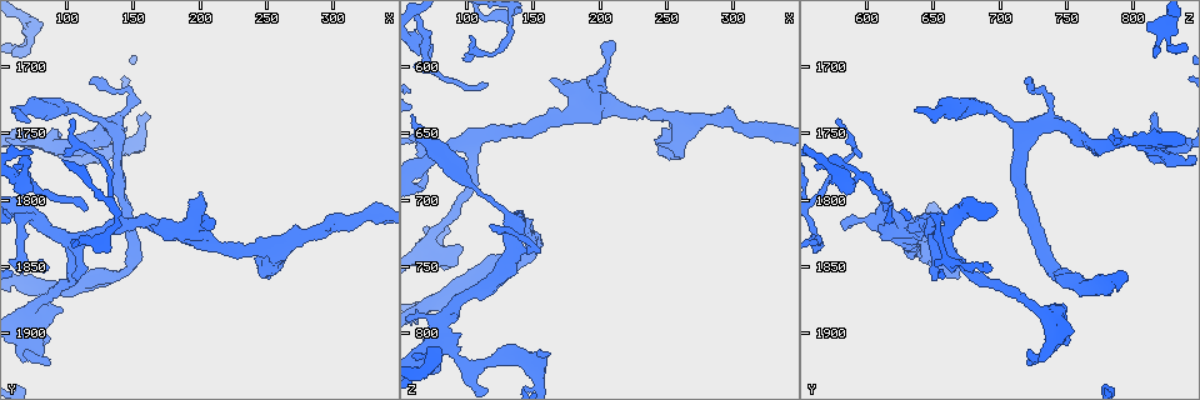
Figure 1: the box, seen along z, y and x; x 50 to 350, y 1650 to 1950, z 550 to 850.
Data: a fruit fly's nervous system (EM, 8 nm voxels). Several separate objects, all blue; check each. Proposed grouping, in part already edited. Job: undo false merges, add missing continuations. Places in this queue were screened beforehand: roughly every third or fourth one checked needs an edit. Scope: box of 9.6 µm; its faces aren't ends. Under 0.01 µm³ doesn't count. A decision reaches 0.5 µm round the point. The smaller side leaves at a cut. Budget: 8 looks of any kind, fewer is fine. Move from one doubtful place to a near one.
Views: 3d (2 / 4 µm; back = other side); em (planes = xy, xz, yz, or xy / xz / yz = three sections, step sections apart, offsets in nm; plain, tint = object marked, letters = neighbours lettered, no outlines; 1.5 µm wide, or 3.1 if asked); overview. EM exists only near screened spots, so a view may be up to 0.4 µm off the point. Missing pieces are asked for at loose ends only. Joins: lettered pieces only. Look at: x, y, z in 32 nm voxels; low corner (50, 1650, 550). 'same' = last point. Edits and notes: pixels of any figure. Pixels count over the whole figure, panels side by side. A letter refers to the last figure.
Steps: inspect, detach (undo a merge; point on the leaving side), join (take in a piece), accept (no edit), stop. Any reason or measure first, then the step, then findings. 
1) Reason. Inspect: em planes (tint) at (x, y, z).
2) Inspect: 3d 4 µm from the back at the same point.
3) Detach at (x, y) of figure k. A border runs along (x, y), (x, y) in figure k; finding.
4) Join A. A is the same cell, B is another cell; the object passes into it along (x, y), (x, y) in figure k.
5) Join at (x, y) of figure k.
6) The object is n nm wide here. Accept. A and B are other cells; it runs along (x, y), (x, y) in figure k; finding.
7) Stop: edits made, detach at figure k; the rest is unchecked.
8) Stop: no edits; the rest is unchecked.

Branch point. Inspect: em yz step 8 (tint) at (80, 1756, 794).

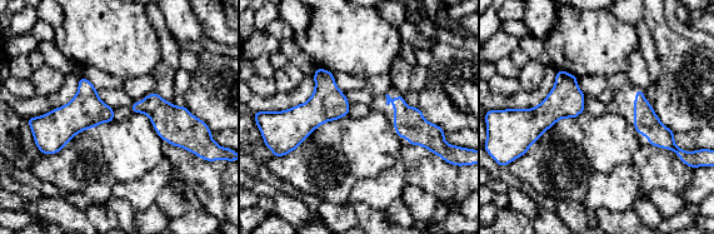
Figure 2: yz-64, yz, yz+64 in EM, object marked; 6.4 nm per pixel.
Inspect: em yz step 8 (letters) at the same point.

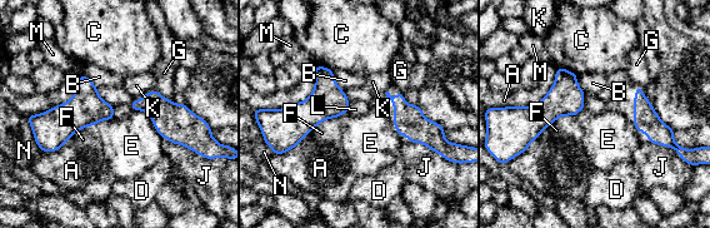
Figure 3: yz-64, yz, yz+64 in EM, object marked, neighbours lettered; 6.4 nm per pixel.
Accept. A, B, C, D, E, F, G, J, K, L, M and N are other cells; a border runs along (155, 89), (144, 95) in figure 3; continuous, no second neuron.

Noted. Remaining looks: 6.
Branch point. Inspect: em planes (tint) at (148, 1762, 820).

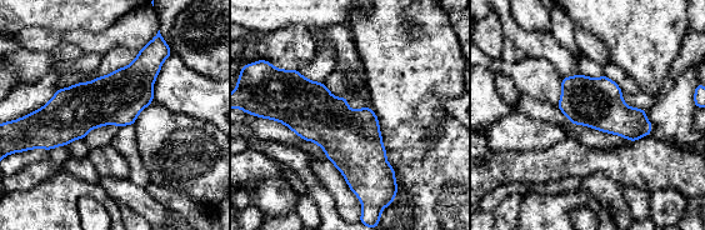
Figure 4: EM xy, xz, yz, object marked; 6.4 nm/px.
Inspect: em planes (letters) at the same point.

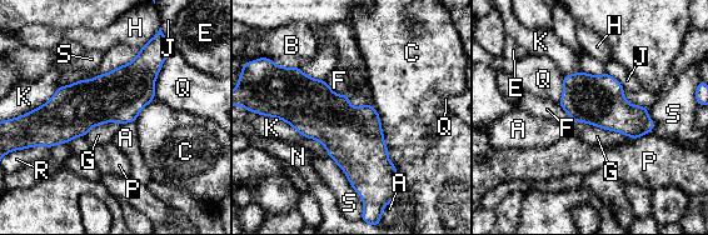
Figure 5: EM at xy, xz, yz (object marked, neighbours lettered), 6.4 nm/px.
Accept. A, B, C, E, F, G, H, J, K, N, P, Q, R and S are other cells; a border runs along (581, 121), (623, 133), (632, 139) in figure 5; one neuron here.

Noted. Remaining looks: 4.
Calibre changes. Inspect: em yz step 4 (letters) at (138, 1718, 726).

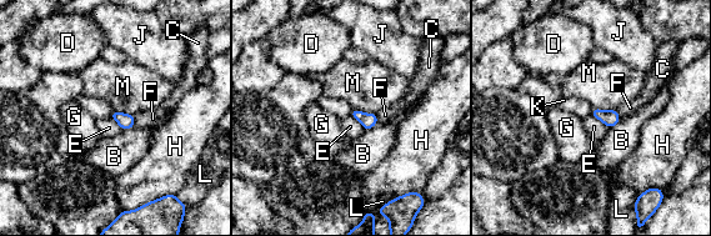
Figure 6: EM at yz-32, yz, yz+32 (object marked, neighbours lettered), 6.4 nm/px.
The object is 70 nm wide here. Accept. B, C, D, E, F, G, H, J, K, L and M are other cells; a border runs along (592, 108), (616, 110) in figure 6; all the same neuron.

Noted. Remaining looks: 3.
Stop: no edits; the rest is unchecked.

